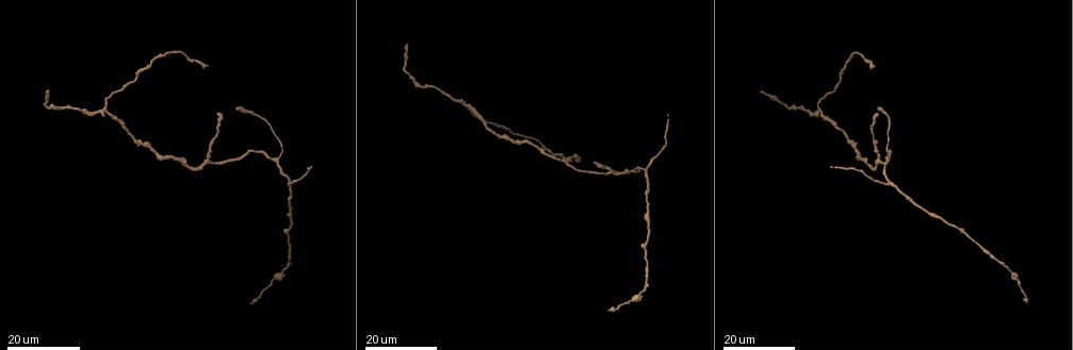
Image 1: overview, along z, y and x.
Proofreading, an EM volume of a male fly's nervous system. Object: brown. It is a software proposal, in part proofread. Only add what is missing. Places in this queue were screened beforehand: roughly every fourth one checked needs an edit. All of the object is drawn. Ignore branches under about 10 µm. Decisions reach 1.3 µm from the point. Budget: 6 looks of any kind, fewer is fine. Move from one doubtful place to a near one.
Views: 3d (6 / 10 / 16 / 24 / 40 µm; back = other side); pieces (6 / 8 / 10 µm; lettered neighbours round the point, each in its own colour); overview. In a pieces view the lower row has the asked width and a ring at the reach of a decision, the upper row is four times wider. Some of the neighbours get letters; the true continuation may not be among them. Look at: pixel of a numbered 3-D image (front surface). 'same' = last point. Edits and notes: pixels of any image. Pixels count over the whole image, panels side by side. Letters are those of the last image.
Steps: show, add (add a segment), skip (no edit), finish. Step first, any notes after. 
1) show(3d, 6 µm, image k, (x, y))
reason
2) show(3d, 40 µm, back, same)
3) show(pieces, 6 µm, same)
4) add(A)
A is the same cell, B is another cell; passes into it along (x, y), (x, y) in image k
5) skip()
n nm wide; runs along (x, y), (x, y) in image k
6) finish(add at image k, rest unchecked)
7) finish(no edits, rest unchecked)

show(3d, 24 µm, image 1, (830, 167))
long arm stops here

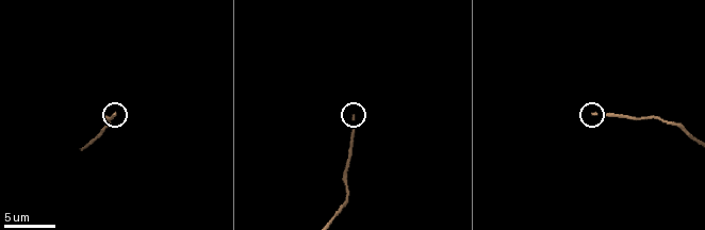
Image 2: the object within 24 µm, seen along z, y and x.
show(pieces, 8 µm, image 2, (592, 113))

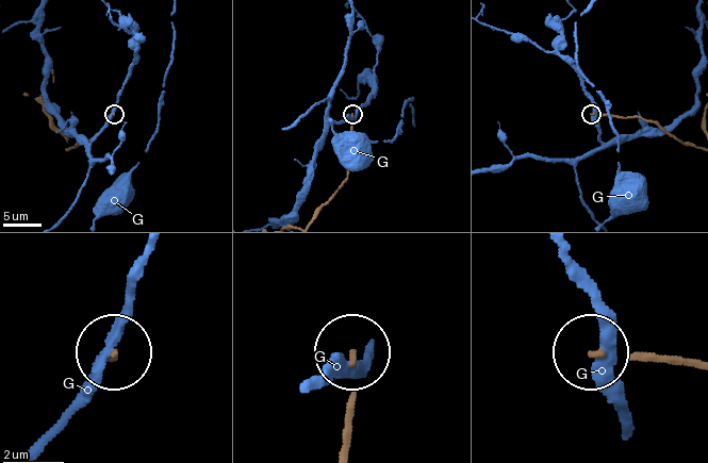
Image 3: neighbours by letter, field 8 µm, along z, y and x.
skip()
G is another cell; runs along (313, 215), (346, 178), (352, 113) in image 3; no lettered segment goes on from it

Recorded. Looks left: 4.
show(3d, 16 µm, image 1, (875, 114))
an open end

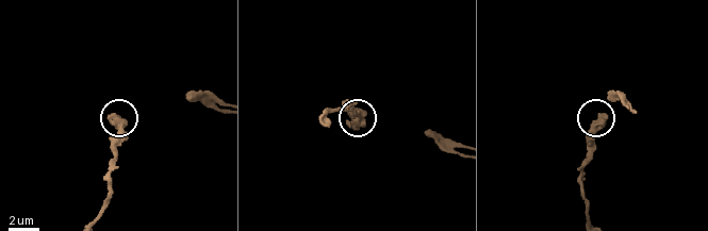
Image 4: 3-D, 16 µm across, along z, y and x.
show(pieces, 8 µm, image 4, (351, 123))

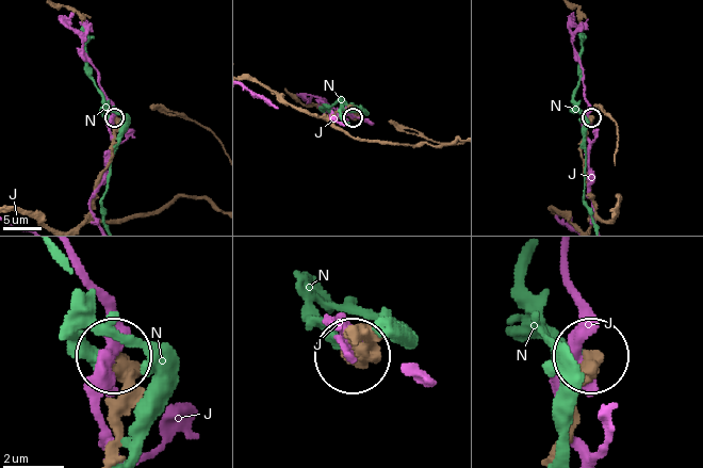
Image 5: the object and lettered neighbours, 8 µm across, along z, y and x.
skip()
430 nm wide; J and N are other cells; runs along (600, 218), (594, 210), (581, 155), (589, 117) in image 5; no lettered segment goes on from it

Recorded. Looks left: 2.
show(3d, 24 µm, image 1, (46, 91))
long arm stops here

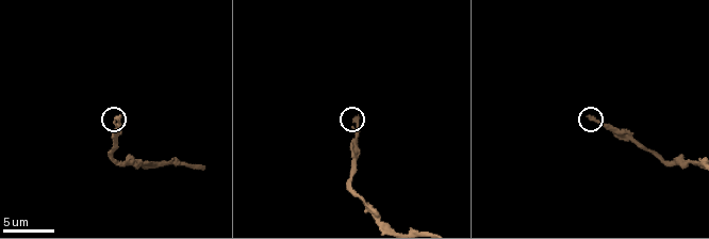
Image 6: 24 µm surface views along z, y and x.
show(pieces, 8 µm, image 6, (116, 117))
see the neighbours

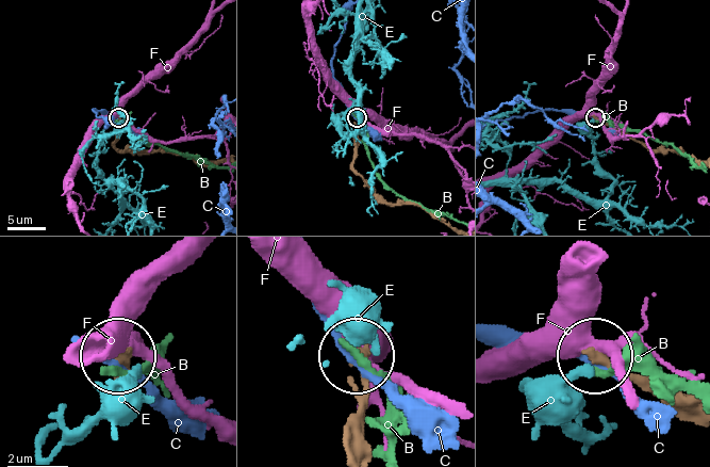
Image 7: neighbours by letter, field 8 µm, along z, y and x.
skip()
B, C, E and F are other cells; no lettered segment goes on from it

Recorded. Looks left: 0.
finish(no edits, rest unchecked)

